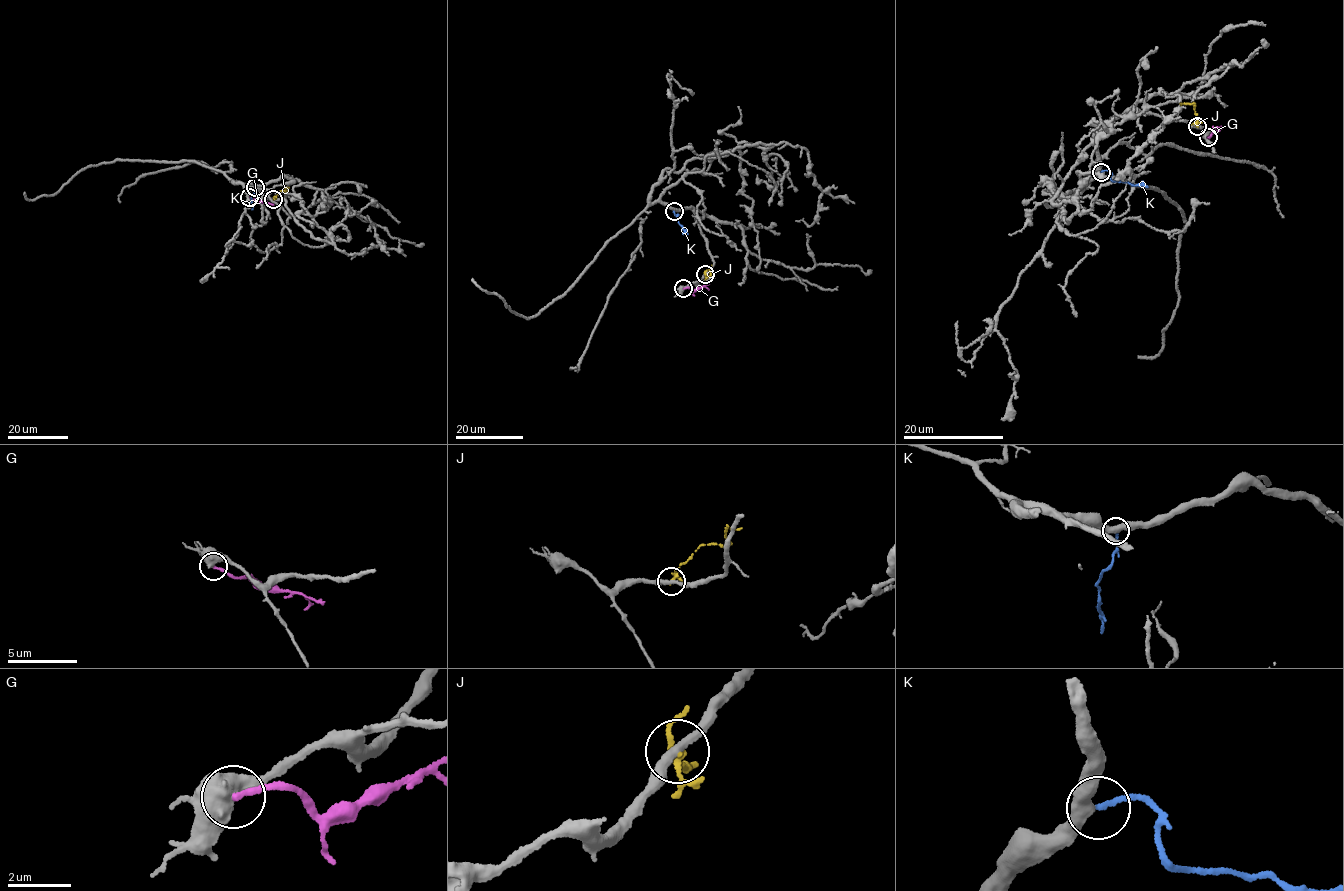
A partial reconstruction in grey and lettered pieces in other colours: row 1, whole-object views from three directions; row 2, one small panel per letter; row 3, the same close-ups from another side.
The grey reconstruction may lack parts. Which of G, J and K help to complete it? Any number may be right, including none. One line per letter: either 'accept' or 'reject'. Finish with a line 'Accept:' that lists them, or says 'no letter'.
G: reject
J: reject
K: accept
Accept: K

